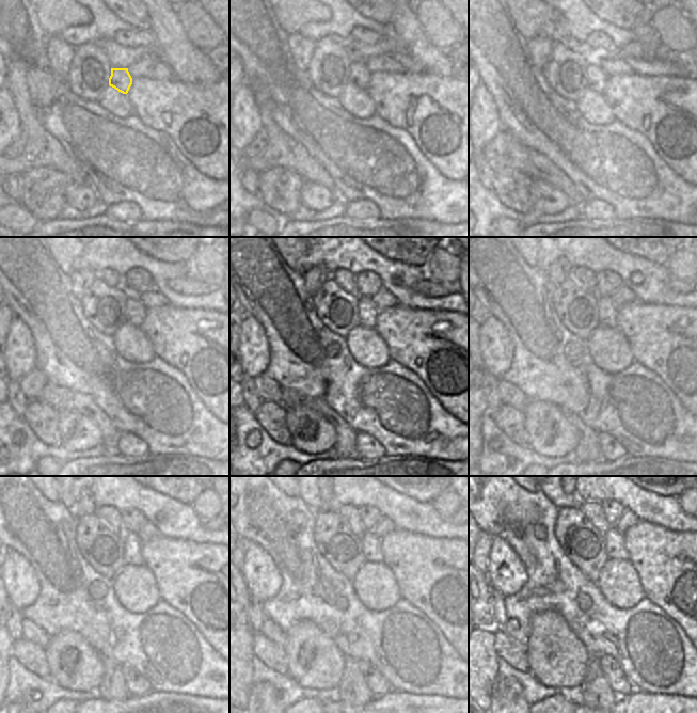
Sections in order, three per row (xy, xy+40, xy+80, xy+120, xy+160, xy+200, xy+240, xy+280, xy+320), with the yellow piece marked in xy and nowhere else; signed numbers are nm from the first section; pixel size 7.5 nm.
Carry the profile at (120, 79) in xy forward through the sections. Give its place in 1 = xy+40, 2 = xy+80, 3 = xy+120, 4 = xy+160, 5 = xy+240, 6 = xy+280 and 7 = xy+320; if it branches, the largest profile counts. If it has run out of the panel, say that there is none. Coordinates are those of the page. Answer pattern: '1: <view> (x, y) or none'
1: xy+40 (360, 76)
2: xy+80 (597, 79)
3: xy+120 (133, 313)
4: xy+160 (367, 313)
5: xy+240 (131, 543)
6: xy+280 (369, 542)
7: xy+320 (614, 539)

